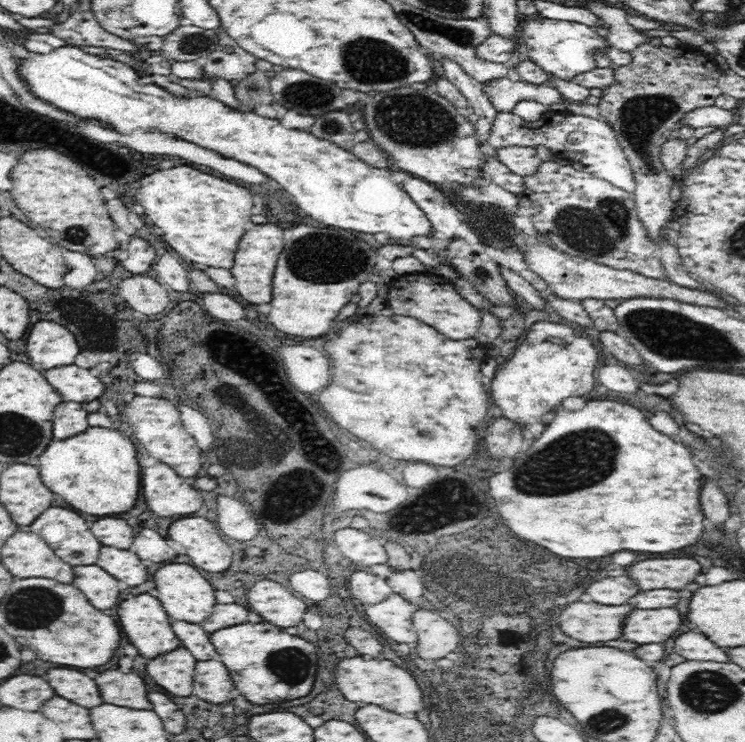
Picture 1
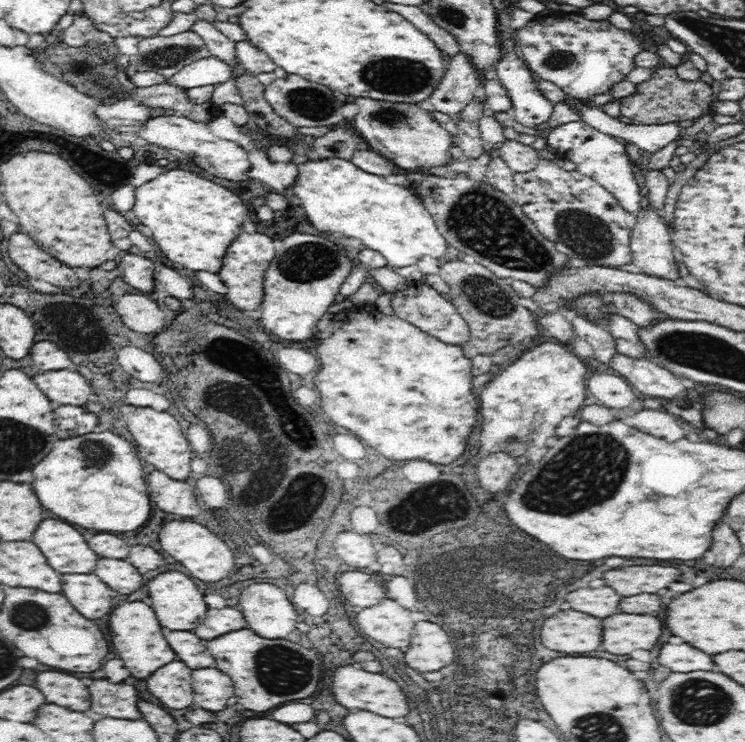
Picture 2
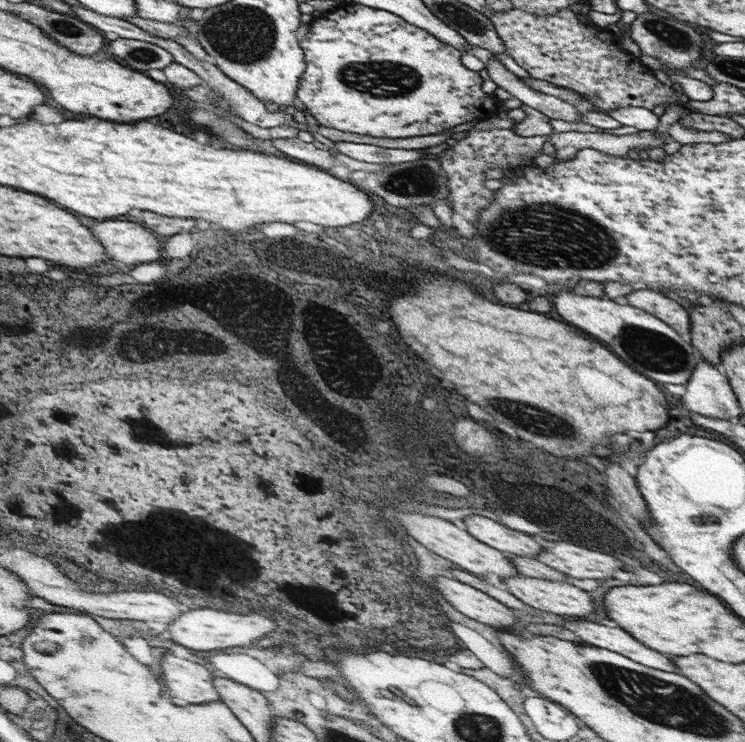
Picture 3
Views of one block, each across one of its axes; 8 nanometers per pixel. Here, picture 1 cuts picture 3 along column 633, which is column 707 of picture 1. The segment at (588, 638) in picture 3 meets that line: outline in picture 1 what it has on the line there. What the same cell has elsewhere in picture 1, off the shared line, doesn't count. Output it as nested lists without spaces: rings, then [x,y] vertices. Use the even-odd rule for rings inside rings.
[[[698,632],[682,634],[674,640],[674,652],[682,656],[684,660],[696,660],[696,662],[728,662],[726,650],[710,644],[706,636]]]

